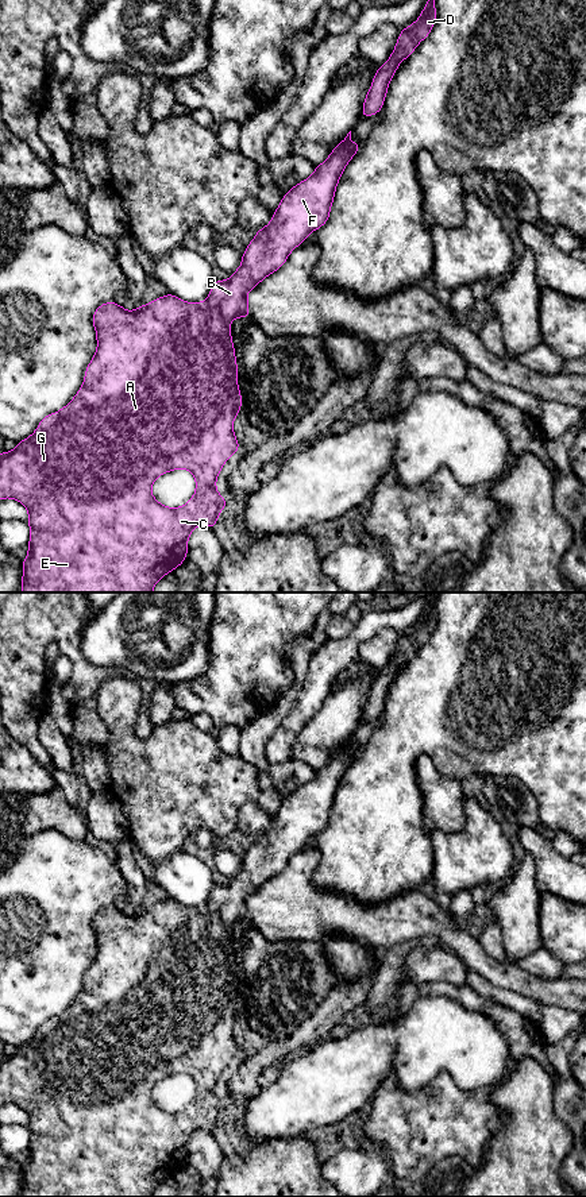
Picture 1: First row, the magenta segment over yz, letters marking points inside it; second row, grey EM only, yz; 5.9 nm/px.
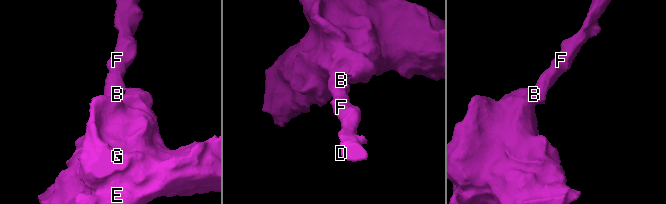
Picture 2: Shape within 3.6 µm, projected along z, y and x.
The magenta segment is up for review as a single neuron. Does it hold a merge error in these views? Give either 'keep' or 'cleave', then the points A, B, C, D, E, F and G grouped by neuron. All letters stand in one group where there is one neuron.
keep | A B C D E F G

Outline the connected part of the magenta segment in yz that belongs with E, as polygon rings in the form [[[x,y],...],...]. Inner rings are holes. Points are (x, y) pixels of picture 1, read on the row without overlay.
[[[351,735],[331,756],[329,761],[321,769],[315,771],[315,777],[309,783],[293,791],[284,800],[271,826],[257,835],[255,842],[248,847],[242,860],[240,872],[232,877],[231,883],[227,885],[215,884],[207,906],[185,907],[169,897],[147,910],[139,910],[134,916],[126,915],[113,906],[105,907],[95,915],[92,927],[96,934],[97,955],[85,974],[81,993],[63,1013],[45,1020],[36,1035],[30,1042],[16,1047],[16,1053],[12,1057],[0,1057],[0,1104],[16,1104],[28,1115],[30,1147],[27,1152],[28,1159],[22,1166],[22,1197],[153,1197],[155,1188],[161,1182],[185,1166],[188,1161],[188,1143],[192,1135],[198,1130],[213,1134],[219,1124],[219,1117],[228,1109],[228,1105],[216,1096],[216,1084],[224,1067],[240,1053],[232,1034],[232,1026],[240,1016],[242,999],[236,989],[239,978],[230,927],[235,922],[250,922],[247,897],[267,880],[279,874],[286,866],[289,858],[300,850],[312,835],[319,834],[328,826],[329,814],[334,808],[334,800],[340,780],[344,776],[346,769],[362,752],[361,748],[351,748],[350,744]],[[180,1073],[189,1074],[194,1080],[196,1097],[185,1111],[166,1112],[151,1100],[151,1089],[162,1078]]]

